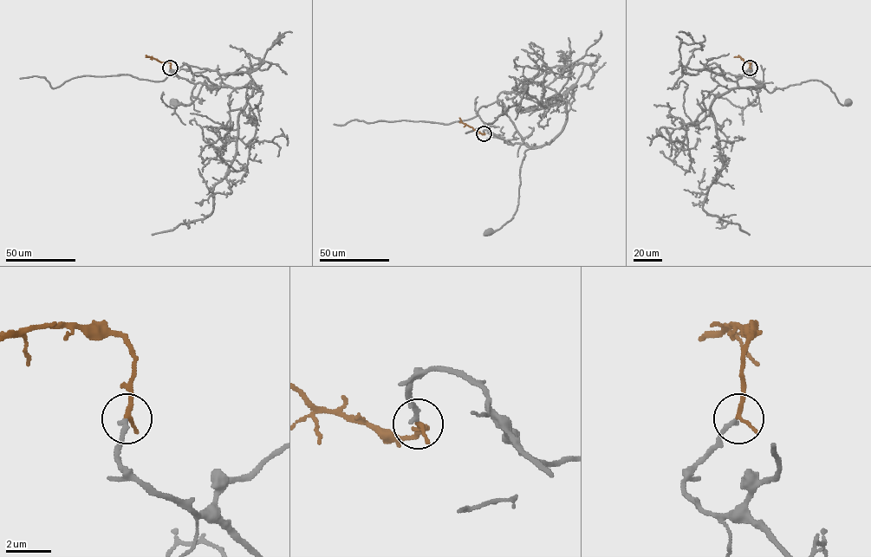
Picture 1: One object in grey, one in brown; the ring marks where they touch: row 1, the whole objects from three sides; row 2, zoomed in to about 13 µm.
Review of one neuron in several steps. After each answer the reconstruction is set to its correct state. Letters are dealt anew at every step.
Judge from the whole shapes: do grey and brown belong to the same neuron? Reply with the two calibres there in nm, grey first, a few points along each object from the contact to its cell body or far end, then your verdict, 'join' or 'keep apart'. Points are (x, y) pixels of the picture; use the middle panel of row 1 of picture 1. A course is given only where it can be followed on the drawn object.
220 nm thick on the grey side, 240 nm on the other; grey runs (484, 133), (485, 130), (493, 137), (530, 147), (524, 152), (520, 171), (516, 210), (499, 229), (488, 232); brown runs (484, 133), (477, 132), (459, 118); join

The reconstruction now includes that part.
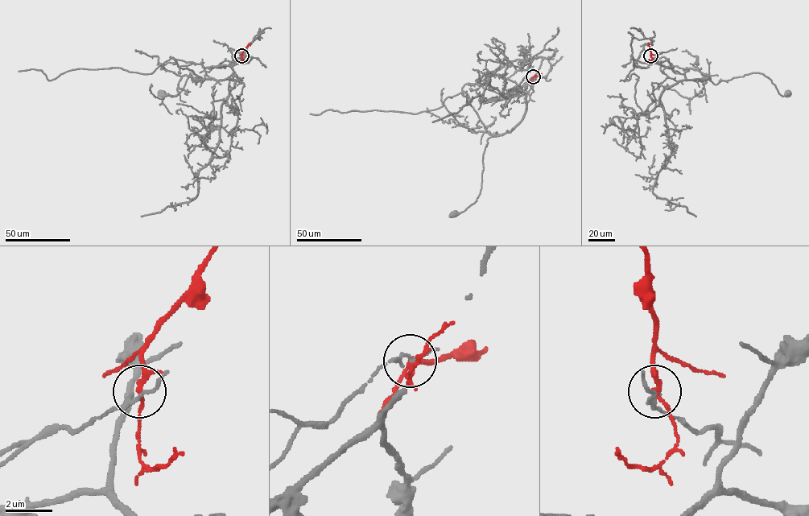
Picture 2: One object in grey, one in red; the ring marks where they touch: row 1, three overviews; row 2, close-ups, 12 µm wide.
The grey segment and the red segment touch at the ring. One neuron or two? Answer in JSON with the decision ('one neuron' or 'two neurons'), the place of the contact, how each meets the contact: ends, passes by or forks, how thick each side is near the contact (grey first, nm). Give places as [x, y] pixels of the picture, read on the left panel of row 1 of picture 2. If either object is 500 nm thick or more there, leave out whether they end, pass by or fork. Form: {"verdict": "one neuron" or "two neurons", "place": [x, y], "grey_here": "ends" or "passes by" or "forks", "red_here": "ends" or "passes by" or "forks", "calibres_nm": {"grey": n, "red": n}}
{"verdict": "two neurons", "place": [241, 55], "grey_here": "passes by", "red_here": "forks", "calibres_nm": {"grey": 130, "red": 150}}

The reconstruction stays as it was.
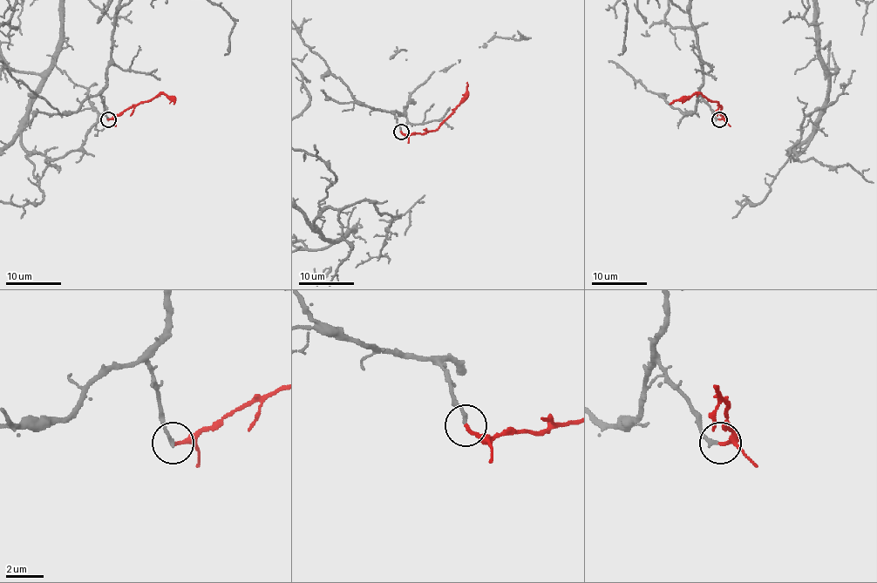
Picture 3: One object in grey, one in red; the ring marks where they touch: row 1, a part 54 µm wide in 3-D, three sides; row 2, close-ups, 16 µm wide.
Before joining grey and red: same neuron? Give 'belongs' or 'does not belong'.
belongs

